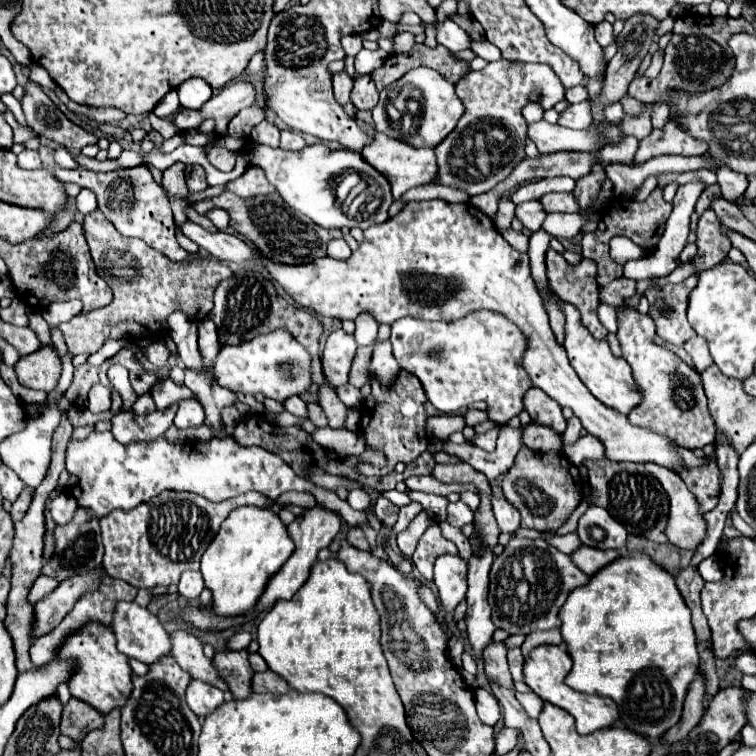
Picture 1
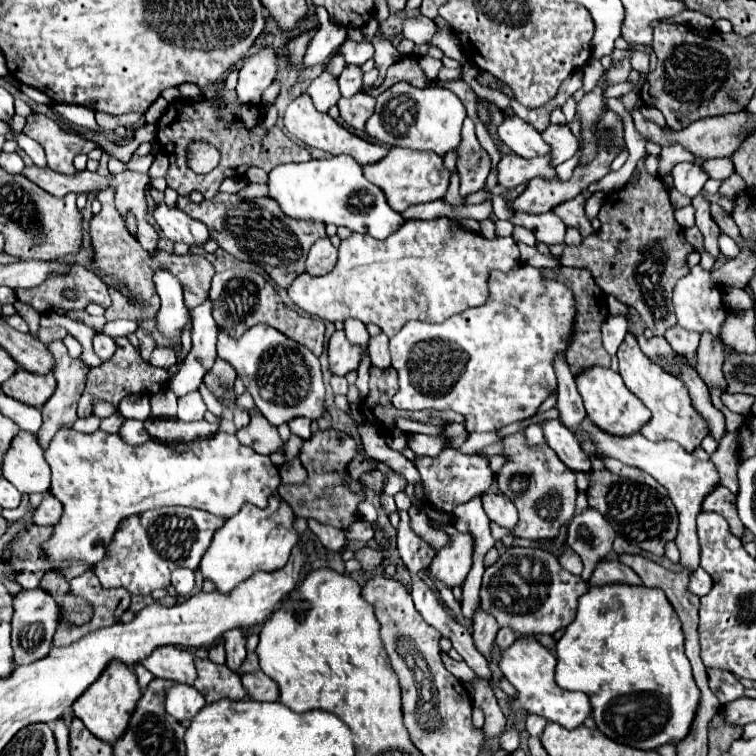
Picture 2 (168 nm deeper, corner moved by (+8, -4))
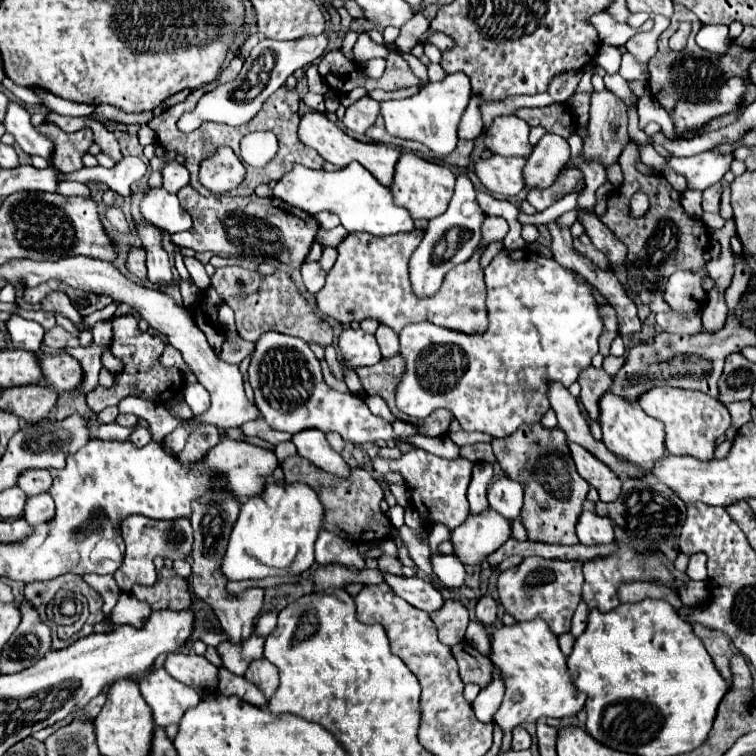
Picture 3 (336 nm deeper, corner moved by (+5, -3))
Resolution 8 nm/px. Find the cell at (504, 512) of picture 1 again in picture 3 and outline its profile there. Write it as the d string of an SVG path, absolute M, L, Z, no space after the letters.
M504 477L490 485L488 503L506 519L516 519L522 509L522 485Z

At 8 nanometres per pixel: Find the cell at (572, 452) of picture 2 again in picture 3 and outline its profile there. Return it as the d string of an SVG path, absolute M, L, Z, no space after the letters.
M570 443L570 451L572 451L572 459L576 463L578 473L600 493L600 501L610 503L612 499L620 497L622 481L608 465L604 465L590 451L586 451L576 443Z

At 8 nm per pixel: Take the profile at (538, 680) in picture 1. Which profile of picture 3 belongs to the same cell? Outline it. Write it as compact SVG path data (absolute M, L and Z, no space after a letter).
M542 619L500 627L490 639L490 661L504 681L504 699L494 715L494 723L504 731L500 753L511 749L512 729L540 717L570 717L584 709L586 695L576 689L568 671L566 655L558 647L558 637Z

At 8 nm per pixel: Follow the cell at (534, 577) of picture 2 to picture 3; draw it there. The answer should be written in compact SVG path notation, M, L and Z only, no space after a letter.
M526 557L522 565L506 569L498 577L498 595L500 603L516 621L544 619L556 635L570 631L572 615L580 603L580 593L584 585L582 563L580 561L560 561L560 559L542 559Z

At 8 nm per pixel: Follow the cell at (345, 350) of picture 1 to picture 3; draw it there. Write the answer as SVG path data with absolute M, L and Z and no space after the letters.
M344 329L340 335L340 351L344 355L344 365L350 369L376 365L382 359L376 337L362 329Z

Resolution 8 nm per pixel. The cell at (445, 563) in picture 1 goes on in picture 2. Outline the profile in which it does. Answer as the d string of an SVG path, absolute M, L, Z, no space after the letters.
M453 526L447 528L447 534L453 536L451 544L443 546L435 554L435 558L427 570L435 580L447 584L449 588L455 588L457 584L463 584L463 580L471 568L473 542L471 542L471 536L457 532Z

